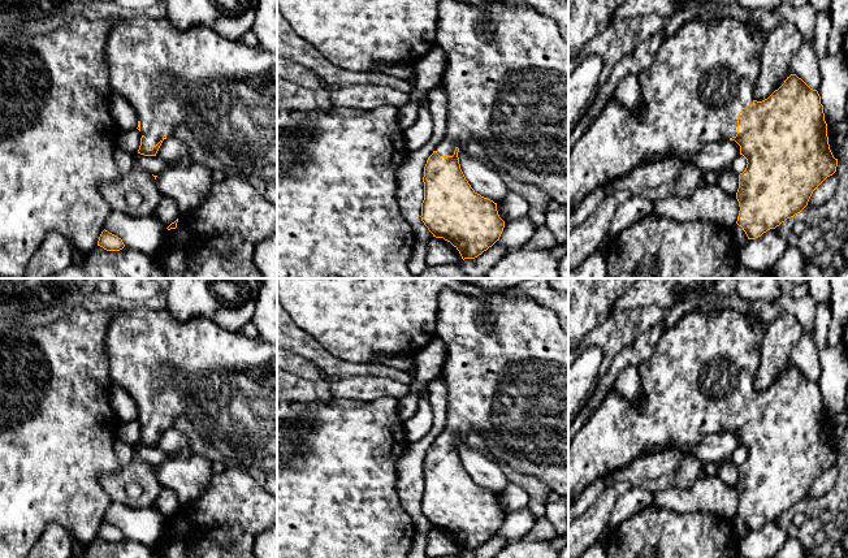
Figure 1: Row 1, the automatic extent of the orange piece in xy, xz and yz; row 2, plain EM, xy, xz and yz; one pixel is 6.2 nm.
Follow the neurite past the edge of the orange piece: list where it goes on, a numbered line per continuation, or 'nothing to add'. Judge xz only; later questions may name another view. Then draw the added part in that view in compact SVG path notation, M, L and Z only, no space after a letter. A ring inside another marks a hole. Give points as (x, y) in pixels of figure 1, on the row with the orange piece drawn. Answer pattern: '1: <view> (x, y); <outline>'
1: xz (506, 76); M441 0L436 46L446 53L442 85L447 96L447 130L434 151L453 156L457 147L462 150L470 140L477 140L494 166L536 185L568 207L568 43L558 23L531 5L511 0L490 1L486 7Z

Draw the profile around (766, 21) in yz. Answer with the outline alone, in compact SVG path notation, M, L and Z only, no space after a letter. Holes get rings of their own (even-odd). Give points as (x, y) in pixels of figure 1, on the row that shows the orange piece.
M750 9L750 17L765 35L783 21L778 13L765 9Z

